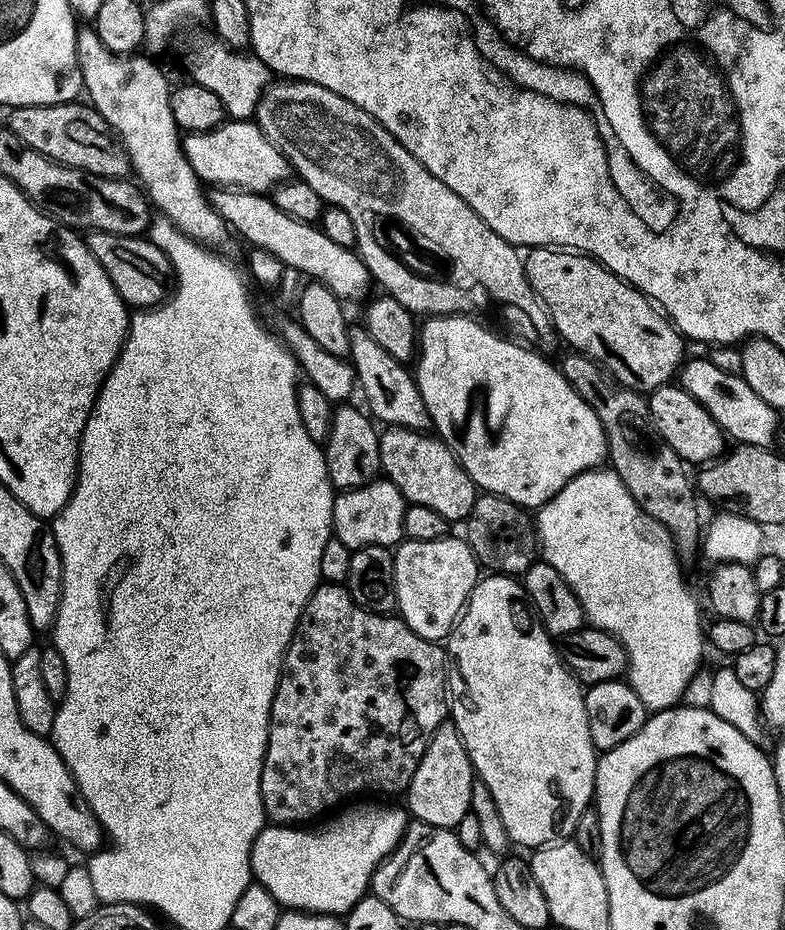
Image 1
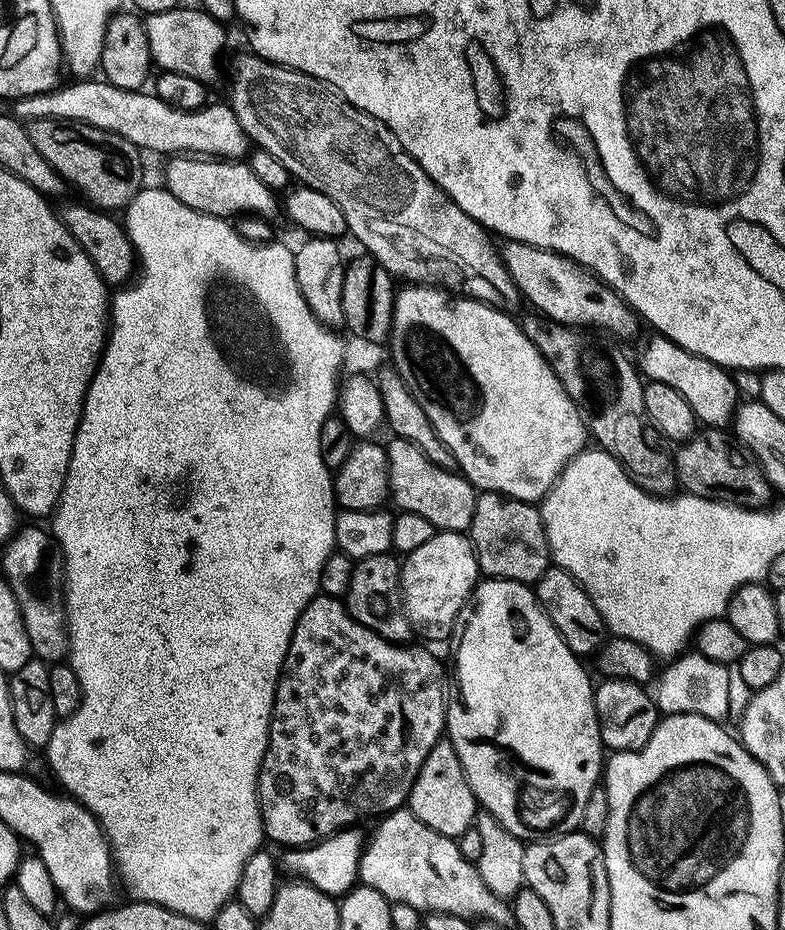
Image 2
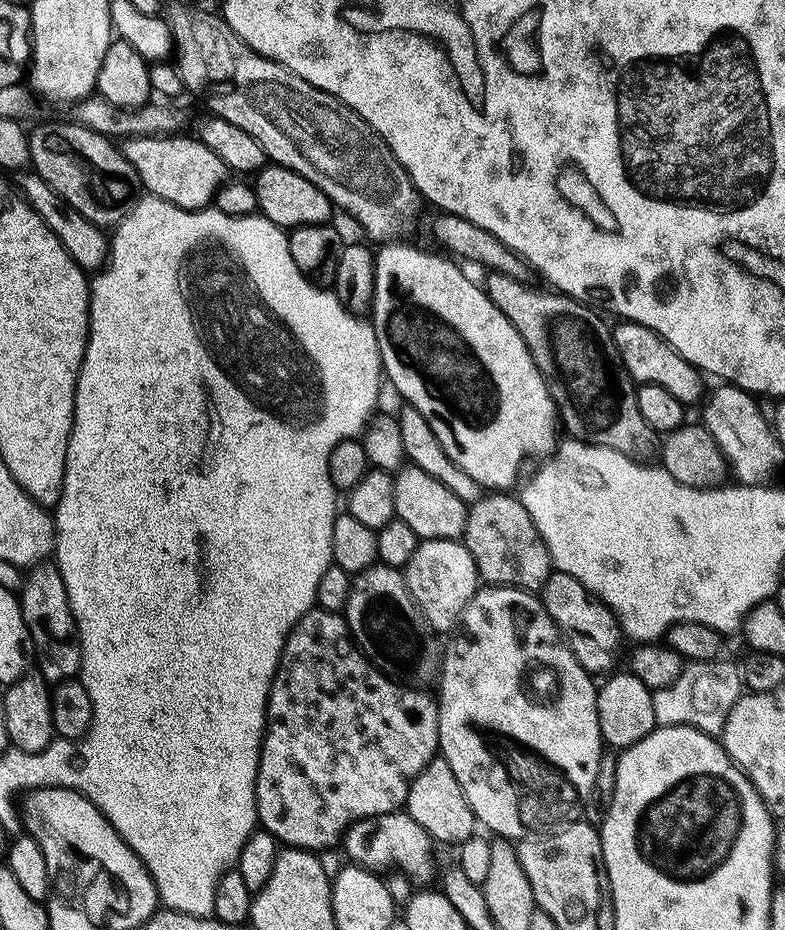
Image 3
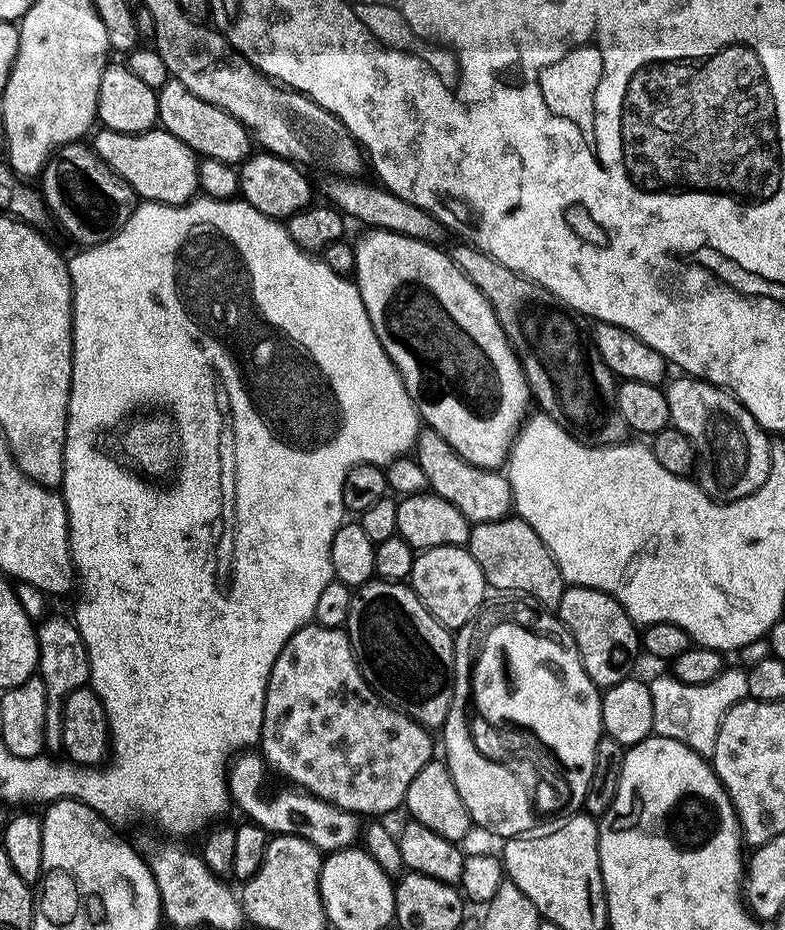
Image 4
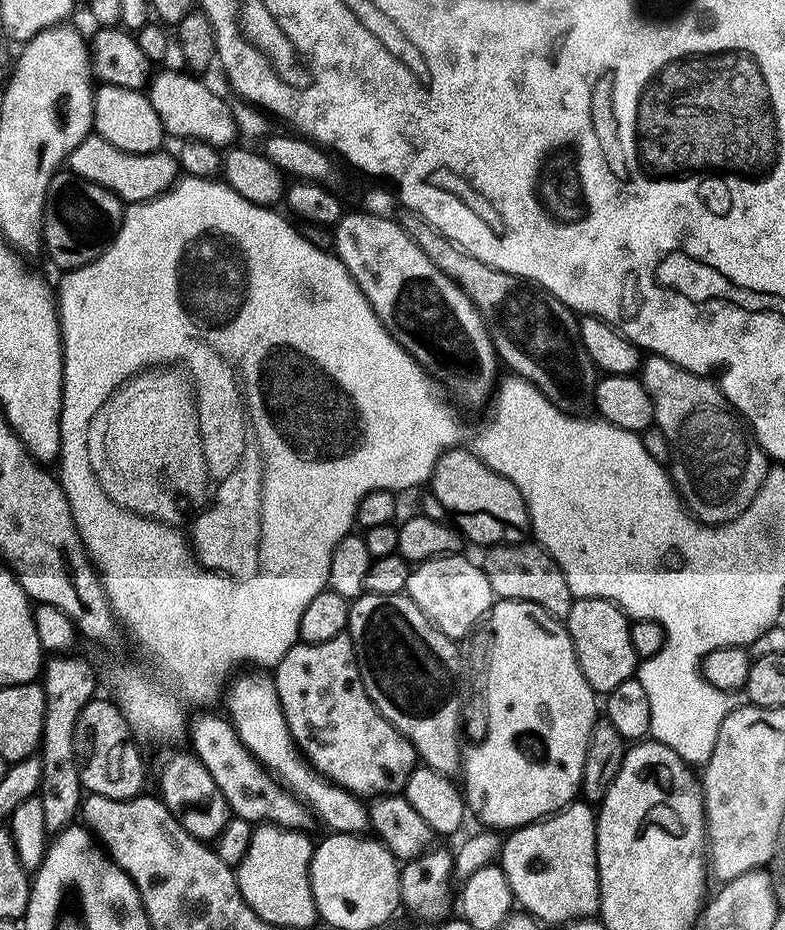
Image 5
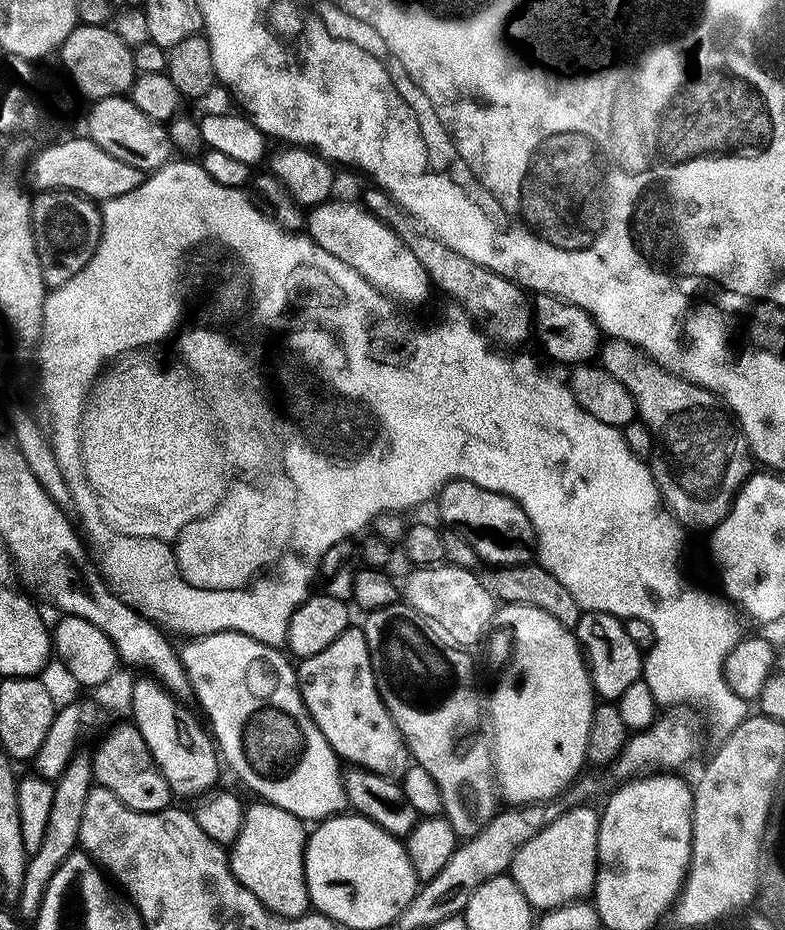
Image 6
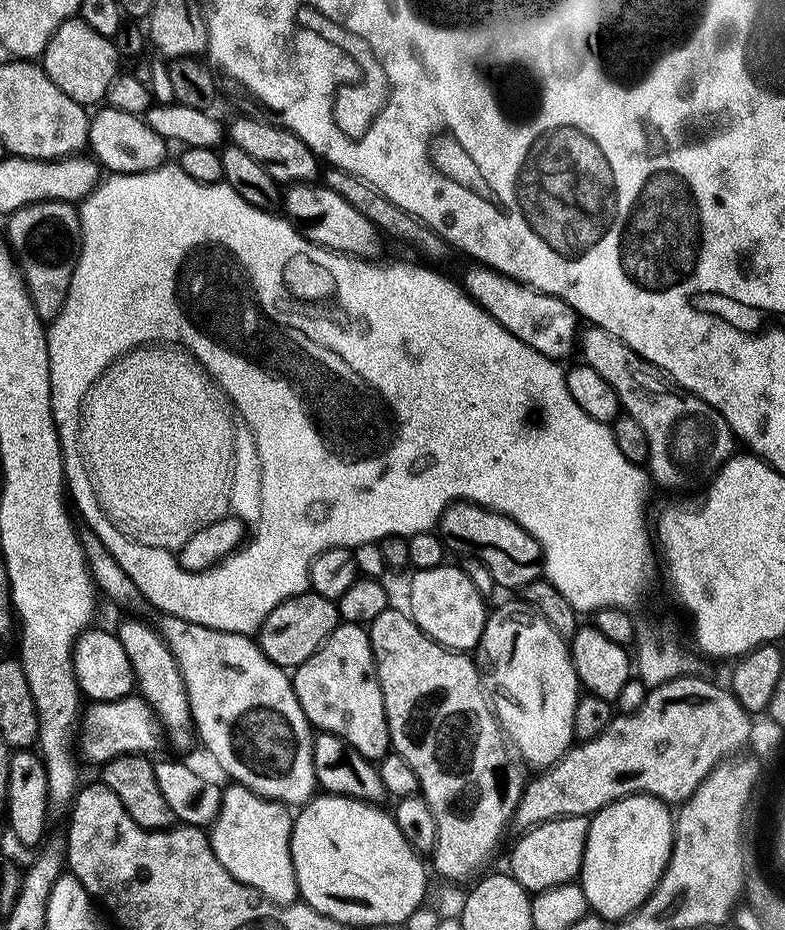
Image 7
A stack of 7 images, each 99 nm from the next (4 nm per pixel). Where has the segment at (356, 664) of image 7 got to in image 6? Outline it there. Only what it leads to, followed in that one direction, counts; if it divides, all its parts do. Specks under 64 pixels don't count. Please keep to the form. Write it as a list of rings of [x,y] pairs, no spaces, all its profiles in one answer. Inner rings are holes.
[[[349,626],[342,634],[338,634],[338,638],[334,638],[334,642],[330,642],[330,646],[326,646],[326,650],[299,661],[296,668],[296,685],[308,716],[345,765],[365,768],[383,776],[403,777],[405,770],[410,767],[408,747],[404,745],[404,736],[398,726],[394,726],[376,688],[363,627]]]

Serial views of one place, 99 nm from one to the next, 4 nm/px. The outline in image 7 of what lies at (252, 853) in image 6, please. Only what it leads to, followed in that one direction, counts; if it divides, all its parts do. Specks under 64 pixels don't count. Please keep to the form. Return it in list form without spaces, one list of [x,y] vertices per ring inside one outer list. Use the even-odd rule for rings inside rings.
[[[232,782],[228,786],[221,791],[220,809],[210,825],[212,849],[218,862],[234,879],[265,896],[271,904],[297,903],[300,891],[290,850],[294,816],[289,805],[268,800],[244,785]]]

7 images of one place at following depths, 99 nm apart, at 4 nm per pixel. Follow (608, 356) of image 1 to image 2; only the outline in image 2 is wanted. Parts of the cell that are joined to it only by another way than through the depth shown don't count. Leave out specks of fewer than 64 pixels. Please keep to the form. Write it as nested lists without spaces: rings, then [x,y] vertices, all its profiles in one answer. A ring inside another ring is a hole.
[[[501,239],[498,251],[510,278],[516,283],[517,293],[521,297],[524,295],[536,307],[533,309],[549,320],[585,330],[599,330],[612,338],[632,336],[642,328],[636,313],[614,289],[603,284],[570,257],[560,256],[533,244],[519,244],[517,240]]]

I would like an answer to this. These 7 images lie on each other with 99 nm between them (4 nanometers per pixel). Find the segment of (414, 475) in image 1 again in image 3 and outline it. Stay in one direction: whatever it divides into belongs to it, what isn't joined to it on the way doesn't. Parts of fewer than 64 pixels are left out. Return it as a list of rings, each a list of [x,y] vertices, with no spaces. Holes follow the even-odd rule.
[[[409,462],[394,477],[395,519],[406,522],[421,540],[460,540],[463,537],[469,505],[454,494],[454,490],[447,489],[438,478],[432,478],[426,470]]]

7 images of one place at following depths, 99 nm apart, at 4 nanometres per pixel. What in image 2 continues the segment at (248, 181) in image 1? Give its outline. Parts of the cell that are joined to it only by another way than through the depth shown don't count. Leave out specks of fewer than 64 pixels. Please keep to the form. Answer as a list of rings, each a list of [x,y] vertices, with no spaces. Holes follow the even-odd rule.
[[[78,78],[58,86],[54,91],[40,95],[19,97],[13,104],[13,115],[20,120],[64,119],[82,121],[84,124],[98,126],[99,129],[110,130],[127,141],[134,142],[141,150],[152,150],[165,156],[189,155],[215,159],[241,159],[247,155],[250,141],[241,128],[236,115],[228,104],[209,103],[197,110],[184,111],[170,107],[157,95],[145,91],[133,91],[116,87],[104,78]]]

